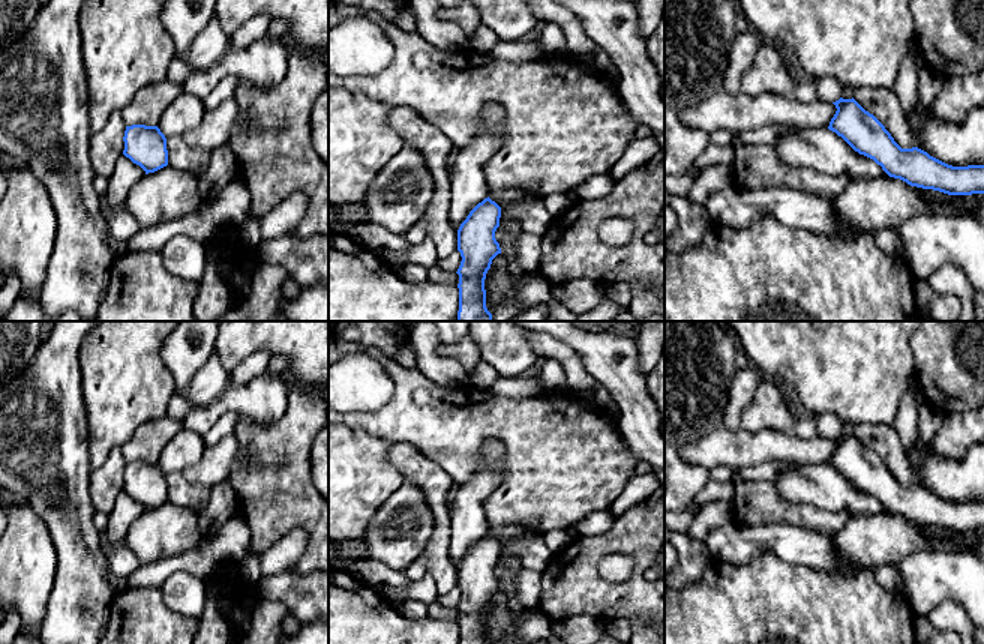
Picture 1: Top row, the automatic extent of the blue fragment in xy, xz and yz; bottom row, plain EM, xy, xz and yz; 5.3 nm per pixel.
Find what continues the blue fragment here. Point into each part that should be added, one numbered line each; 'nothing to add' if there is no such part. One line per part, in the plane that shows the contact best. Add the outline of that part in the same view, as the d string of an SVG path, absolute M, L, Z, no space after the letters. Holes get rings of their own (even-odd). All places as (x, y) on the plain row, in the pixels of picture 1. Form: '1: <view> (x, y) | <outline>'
nothing to add

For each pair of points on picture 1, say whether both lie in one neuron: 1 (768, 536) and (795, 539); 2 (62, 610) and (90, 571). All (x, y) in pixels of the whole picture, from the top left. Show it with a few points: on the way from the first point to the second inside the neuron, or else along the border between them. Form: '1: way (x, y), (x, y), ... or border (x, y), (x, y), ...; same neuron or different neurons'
1: way (774, 538), (789, 539); same neuron
2: way (71, 601), (81, 590), (81, 580); same neuron

